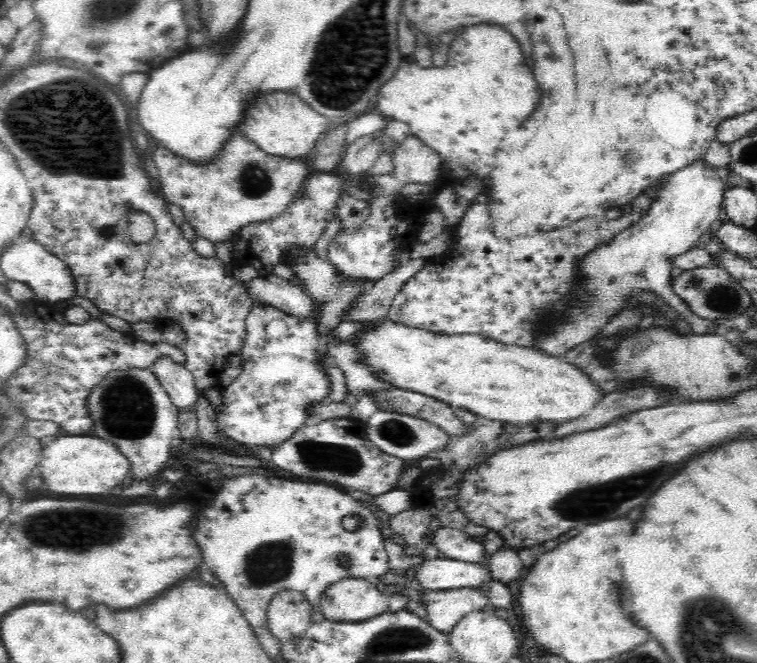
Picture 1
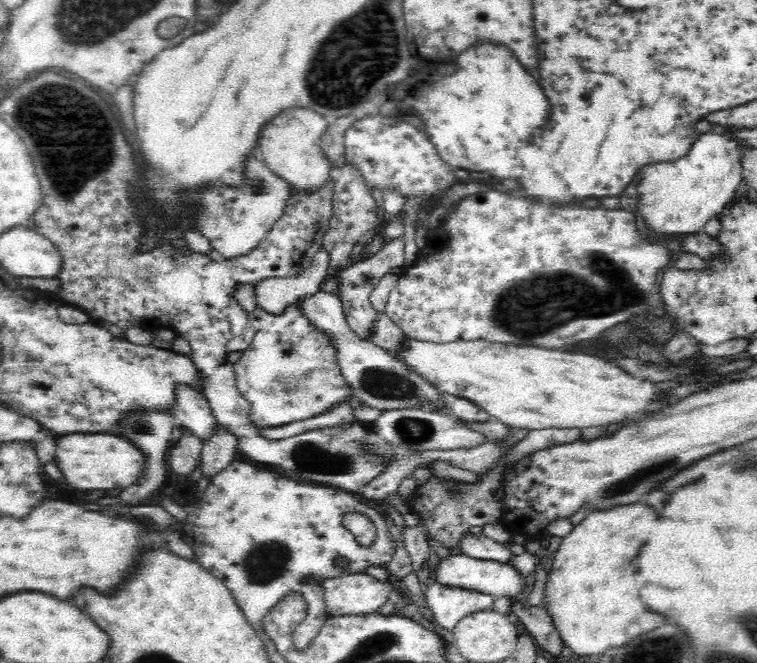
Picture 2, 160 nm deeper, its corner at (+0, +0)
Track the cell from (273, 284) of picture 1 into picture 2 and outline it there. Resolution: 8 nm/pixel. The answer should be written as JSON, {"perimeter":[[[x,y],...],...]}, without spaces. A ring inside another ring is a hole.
{"perimeter":[[[318,291],[300,298],[292,307],[295,312],[302,314],[312,322],[314,328],[324,331],[330,343],[336,349],[338,366],[344,379],[352,387],[352,396],[361,404],[370,405],[380,410],[398,410],[404,408],[442,408],[446,396],[434,383],[414,371],[400,357],[376,346],[370,340],[360,338],[349,328],[344,305],[340,295]]]}

